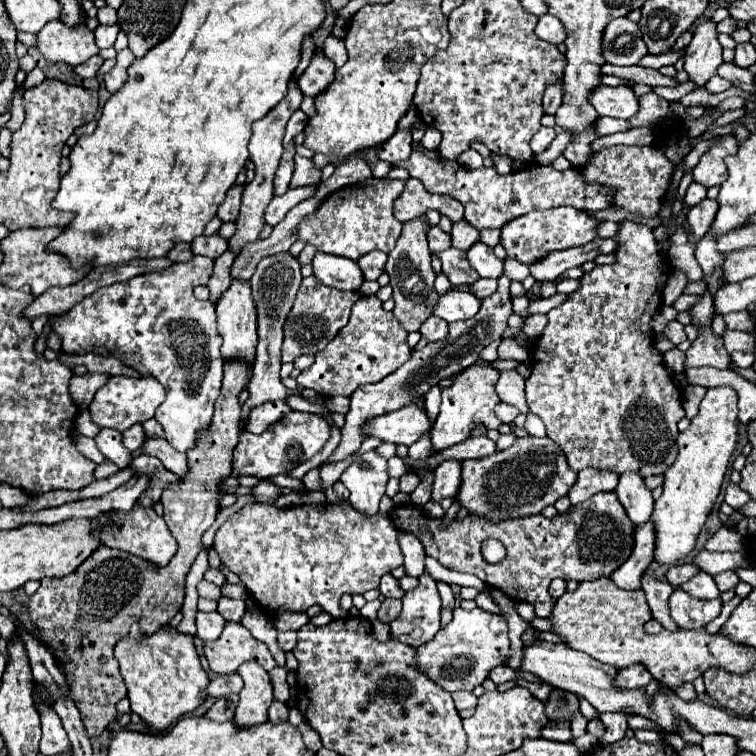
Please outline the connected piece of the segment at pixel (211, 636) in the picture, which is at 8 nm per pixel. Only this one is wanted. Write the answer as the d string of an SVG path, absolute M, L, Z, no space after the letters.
M198 612L196 614L196 626L198 626L198 638L202 638L204 642L214 642L216 638L220 638L226 620L218 614L218 612Z

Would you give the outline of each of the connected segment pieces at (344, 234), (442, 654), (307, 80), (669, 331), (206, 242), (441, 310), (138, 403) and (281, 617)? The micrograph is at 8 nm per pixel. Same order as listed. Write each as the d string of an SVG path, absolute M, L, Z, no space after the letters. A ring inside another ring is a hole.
M370 178L368 182L340 188L332 192L314 214L306 216L298 224L296 236L300 242L316 246L318 252L344 256L350 260L358 260L372 250L388 254L402 230L402 222L392 216L394 200L398 198L400 190L404 190L404 180L390 178Z
M482 608L474 610L454 610L454 620L442 628L434 640L418 646L416 650L416 668L436 682L446 692L456 690L474 690L488 678L488 672L494 666L504 664L510 658L510 640L508 624L500 614L486 612Z
M320 48L314 50L314 56L310 60L310 66L298 78L300 90L306 96L312 96L312 98L318 96L334 80L334 70L336 70L334 62L328 60Z
M672 320L668 322L668 326L664 328L664 334L672 340L674 346L680 346L684 340L686 340L686 332L684 332L684 326L678 322L678 320Z
M218 232L212 236L196 236L192 240L192 252L194 254L202 254L208 258L218 258L220 254L224 254L224 250L228 250L228 240L222 238Z
M448 290L432 306L432 314L446 322L456 322L456 320L472 318L478 312L478 308L480 308L480 300L472 292Z
M110 376L108 382L96 392L90 402L90 418L98 428L114 428L124 432L136 422L146 422L154 416L156 408L164 402L166 390L156 378L130 378L130 376Z
M296 612L296 614L278 614L272 624L278 632L288 632L288 630L298 630L300 626L308 624L308 614L306 612Z

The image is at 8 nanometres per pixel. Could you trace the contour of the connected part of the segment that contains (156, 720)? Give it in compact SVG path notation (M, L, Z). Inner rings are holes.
M134 624L128 638L122 638L114 656L120 662L120 674L128 688L132 712L156 730L166 730L176 724L176 718L198 708L206 698L208 676L200 664L194 636L180 634L176 626L162 626L156 634L140 634L140 624Z

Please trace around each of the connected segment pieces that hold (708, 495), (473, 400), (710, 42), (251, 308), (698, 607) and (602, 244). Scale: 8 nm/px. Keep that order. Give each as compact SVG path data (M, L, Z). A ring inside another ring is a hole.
M728 386L708 388L700 402L698 414L692 418L690 428L678 436L678 458L664 474L662 496L654 502L652 524L656 530L654 562L672 566L680 558L688 556L698 540L702 526L706 524L716 496L720 494L722 480L728 468L728 460L738 442L738 396Z
M476 362L476 366L470 366L468 370L450 378L452 384L448 388L442 388L440 414L432 426L434 450L444 450L456 442L464 442L470 436L470 430L478 424L484 424L486 428L498 428L502 424L494 414L494 406L498 402L494 386L498 376L500 372L492 366L492 362Z
M708 18L694 30L694 38L686 50L684 70L690 74L690 80L696 82L696 86L704 86L708 78L716 74L720 62L722 44L718 42L718 22Z
M232 280L232 286L228 288L228 294L222 294L222 298L216 304L216 316L218 316L218 332L222 336L222 358L224 362L244 362L248 366L248 374L252 378L252 362L256 356L256 306L250 296L250 282L246 280Z
M682 590L670 596L670 618L680 628L702 628L712 622L722 610L722 600L698 600Z
M594 238L592 242L568 250L558 250L548 254L544 262L536 262L530 268L530 276L540 280L556 280L564 270L580 266L588 260L594 260L598 254L612 254L616 252L618 244L612 238Z

